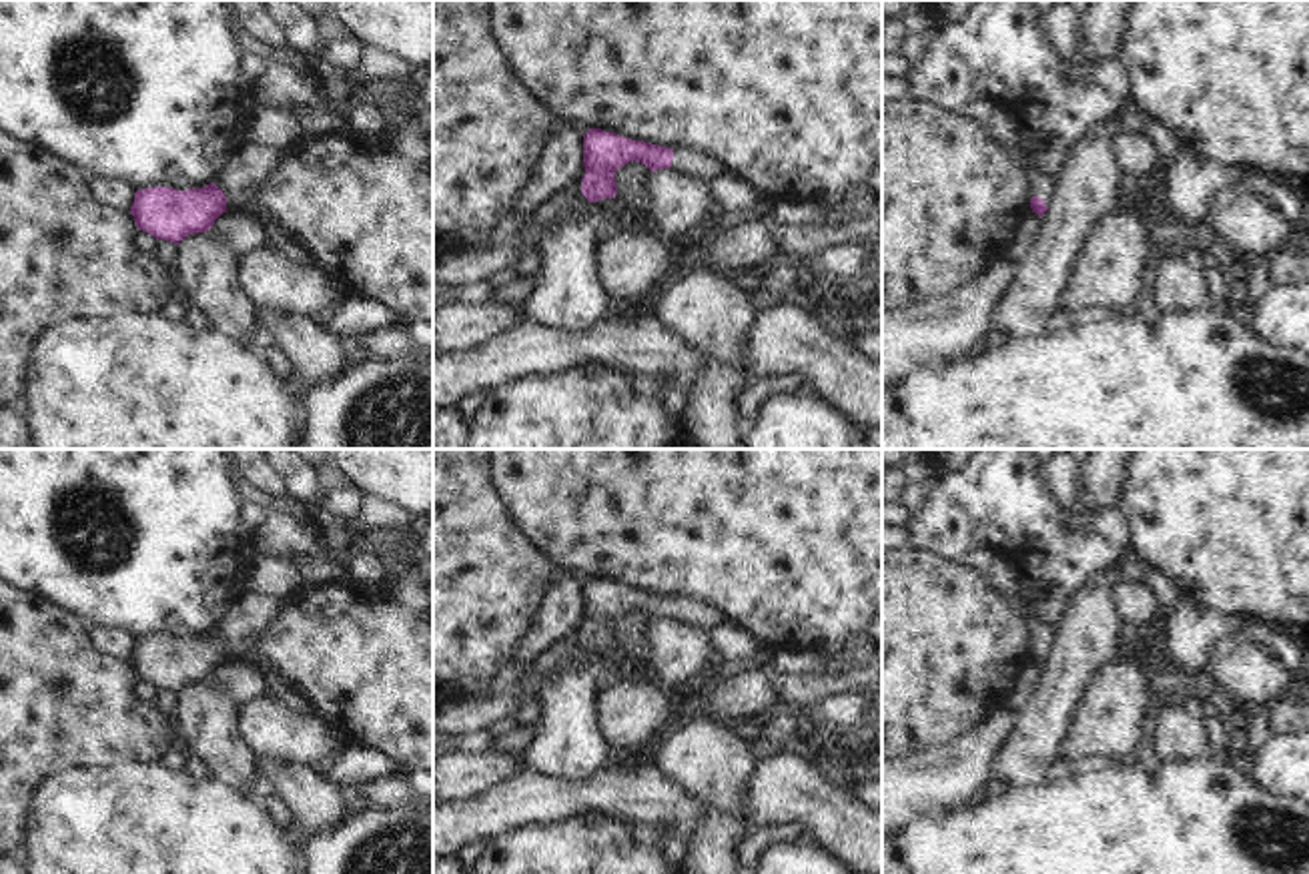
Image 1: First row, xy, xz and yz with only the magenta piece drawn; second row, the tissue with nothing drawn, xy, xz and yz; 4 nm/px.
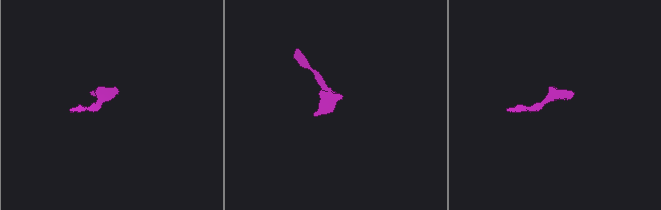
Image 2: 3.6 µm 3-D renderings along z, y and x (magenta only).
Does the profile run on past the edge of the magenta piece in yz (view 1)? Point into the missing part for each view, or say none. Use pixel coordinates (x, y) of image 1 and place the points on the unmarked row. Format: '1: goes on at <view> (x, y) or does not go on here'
1: goes on at yz (1041, 632)

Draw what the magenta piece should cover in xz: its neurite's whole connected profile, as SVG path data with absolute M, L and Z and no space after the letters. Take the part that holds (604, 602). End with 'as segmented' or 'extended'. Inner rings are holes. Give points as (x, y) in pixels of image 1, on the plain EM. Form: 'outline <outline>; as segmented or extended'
outline M589 577L583 585L581 643L589 651L613 647L617 643L615 619L627 611L641 611L651 621L670 617L674 621L712 631L726 621L724 613L696 597L666 597L643 589L631 589L601 577Z; extended

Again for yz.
outline M1034 611L1022 613L1030 637L1030 658L1038 666L1048 660L1050 647L1054 645L1056 627L1052 627L1046 619L1036 615Z; extended

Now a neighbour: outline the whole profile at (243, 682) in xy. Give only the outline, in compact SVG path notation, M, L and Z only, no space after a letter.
M223 662L214 670L212 682L227 696L231 696L239 708L267 692L261 672L255 666L243 662Z

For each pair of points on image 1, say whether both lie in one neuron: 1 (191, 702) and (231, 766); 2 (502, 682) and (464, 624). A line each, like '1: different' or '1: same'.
1: same
2: different

